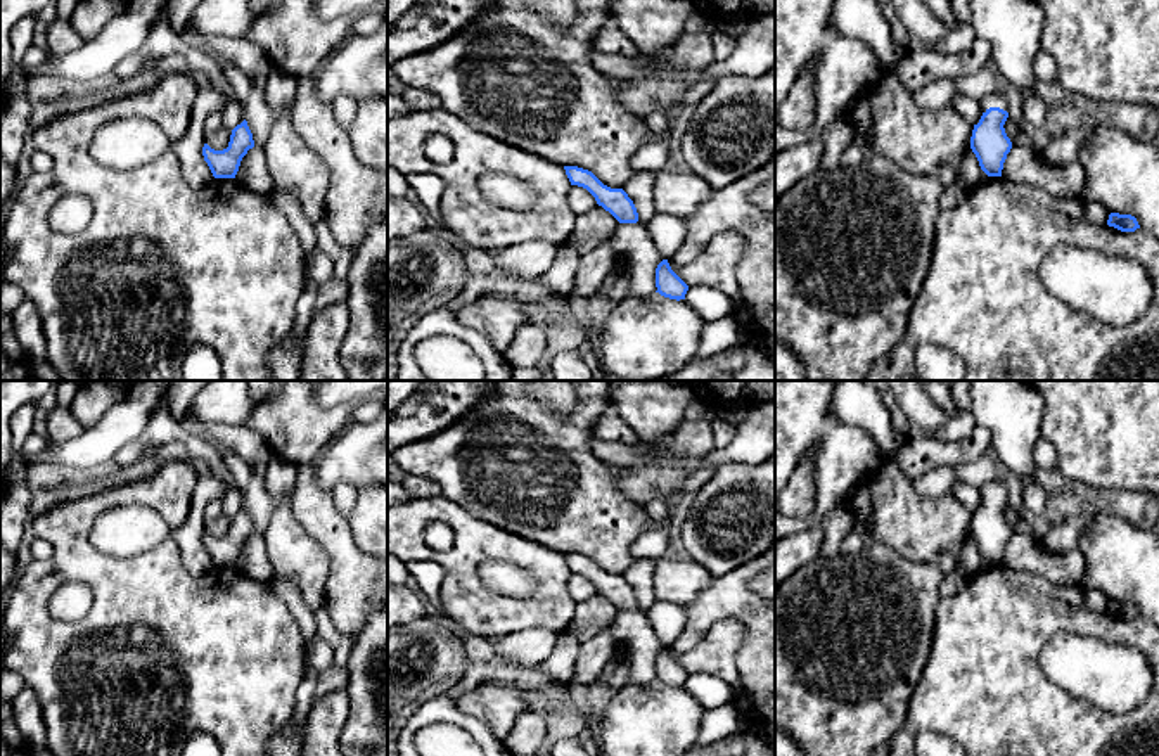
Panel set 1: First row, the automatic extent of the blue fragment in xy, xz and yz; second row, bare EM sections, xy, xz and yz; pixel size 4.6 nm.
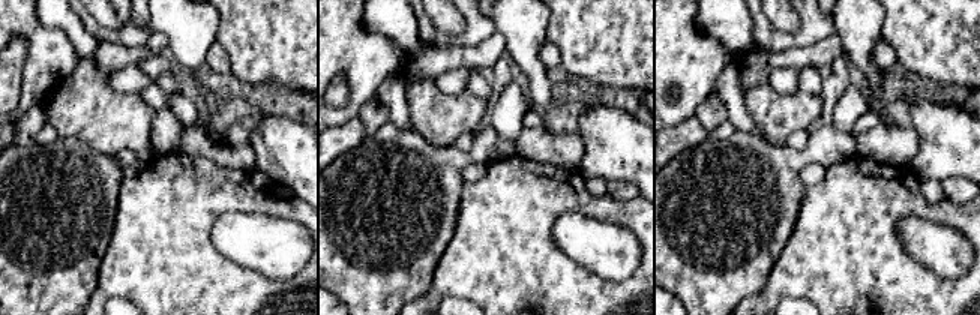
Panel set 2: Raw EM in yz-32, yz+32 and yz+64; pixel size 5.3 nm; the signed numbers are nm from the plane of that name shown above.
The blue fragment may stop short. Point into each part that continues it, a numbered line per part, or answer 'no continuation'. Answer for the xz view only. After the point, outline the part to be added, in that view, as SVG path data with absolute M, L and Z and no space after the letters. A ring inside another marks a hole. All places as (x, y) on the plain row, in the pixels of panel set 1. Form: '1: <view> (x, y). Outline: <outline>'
no continuation

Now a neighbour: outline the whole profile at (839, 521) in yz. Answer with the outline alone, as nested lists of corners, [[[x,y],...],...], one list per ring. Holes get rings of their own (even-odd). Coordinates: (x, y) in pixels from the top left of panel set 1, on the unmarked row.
[[[846,503],[827,512],[820,524],[822,555],[830,557],[839,554],[842,540],[855,526],[856,514]]]

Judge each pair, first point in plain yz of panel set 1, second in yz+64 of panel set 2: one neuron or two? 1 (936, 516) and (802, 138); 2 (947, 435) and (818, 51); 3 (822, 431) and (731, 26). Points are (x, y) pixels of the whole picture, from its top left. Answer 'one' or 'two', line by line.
1: two
2: two
3: two

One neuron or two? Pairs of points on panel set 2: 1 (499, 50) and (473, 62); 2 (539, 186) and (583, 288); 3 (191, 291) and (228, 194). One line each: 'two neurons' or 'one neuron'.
1: one neuron
2: one neuron
3: one neuron

